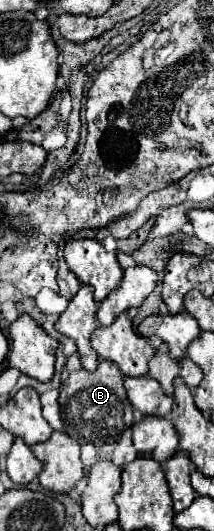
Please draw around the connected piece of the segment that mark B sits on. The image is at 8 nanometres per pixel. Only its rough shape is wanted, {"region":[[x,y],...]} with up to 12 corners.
{"region":[[69,356],[63,432],[79,444],[117,442],[133,406],[117,364],[95,372]]}

